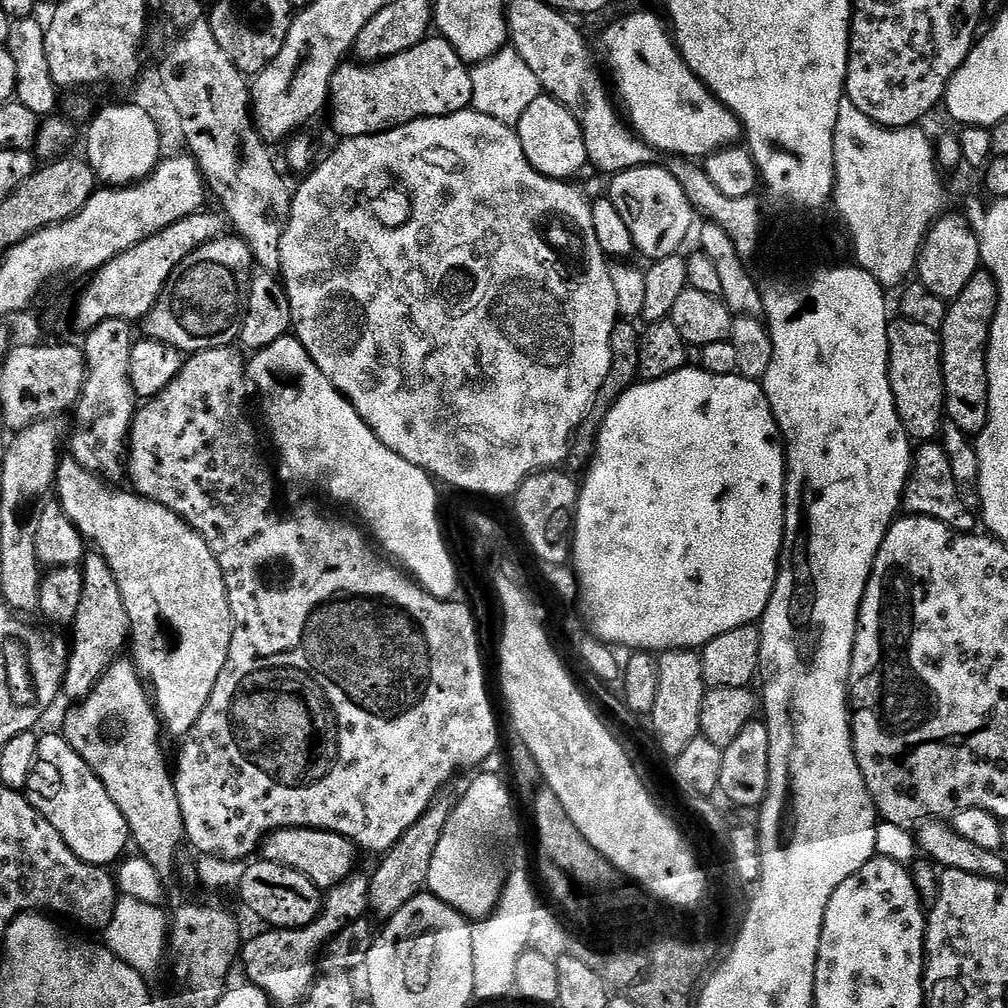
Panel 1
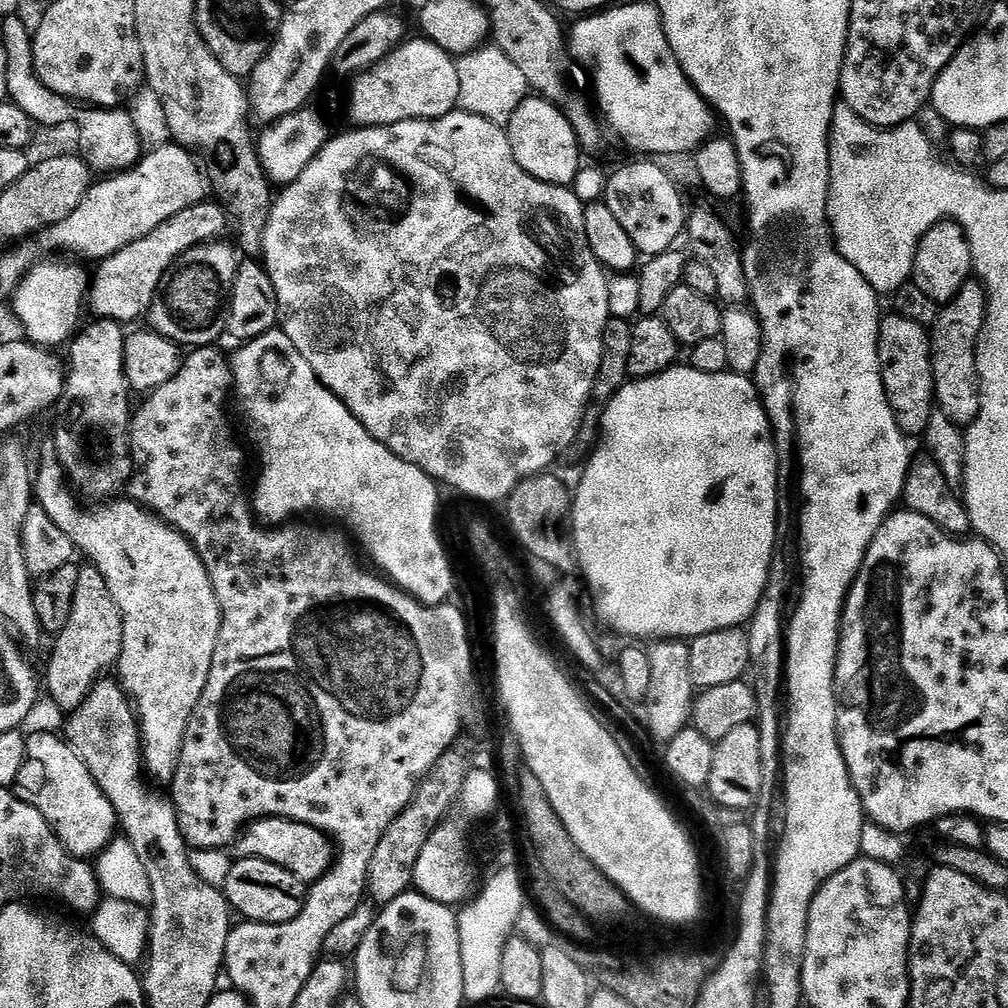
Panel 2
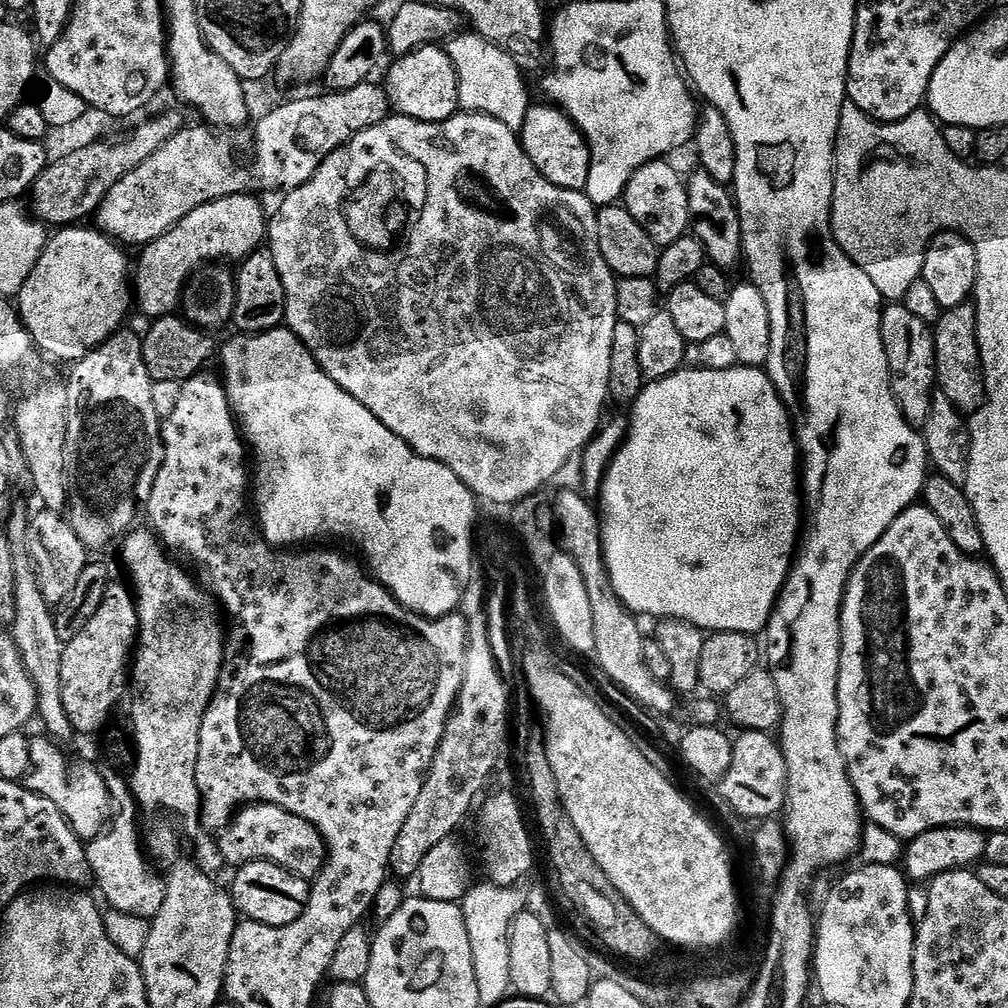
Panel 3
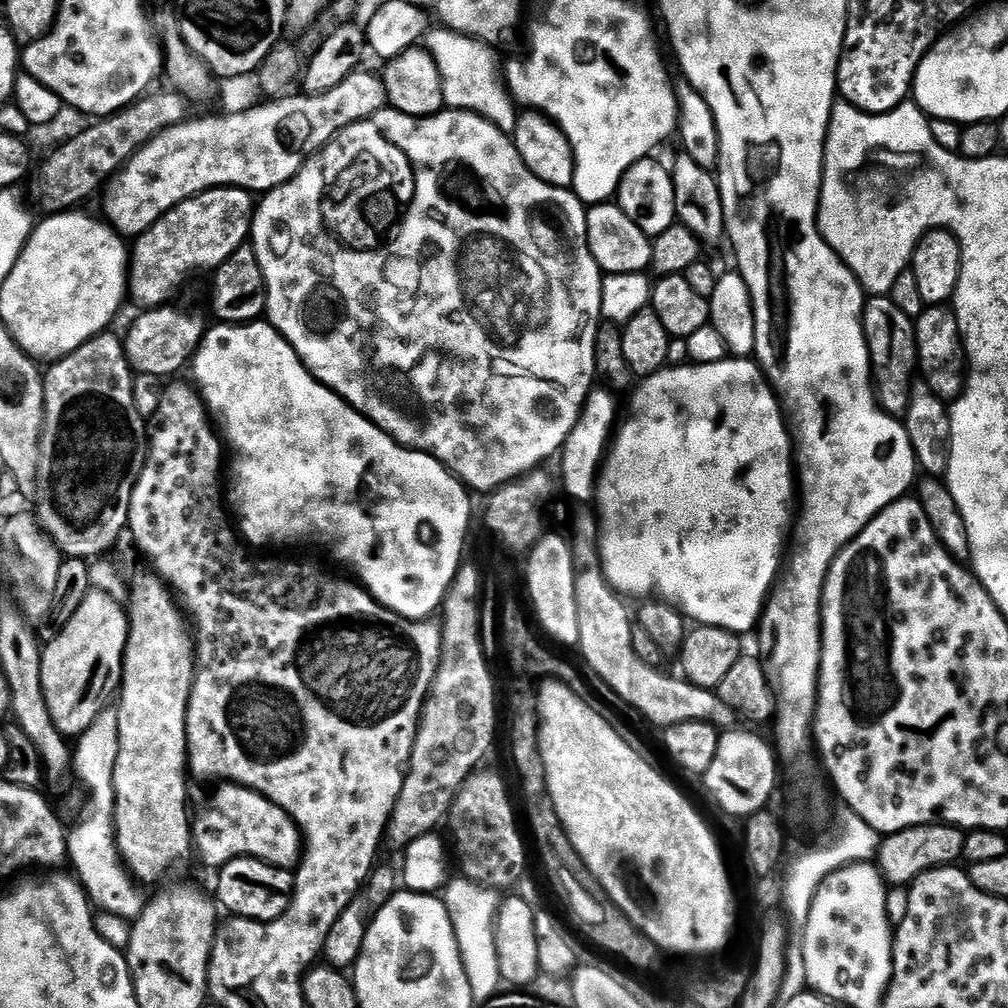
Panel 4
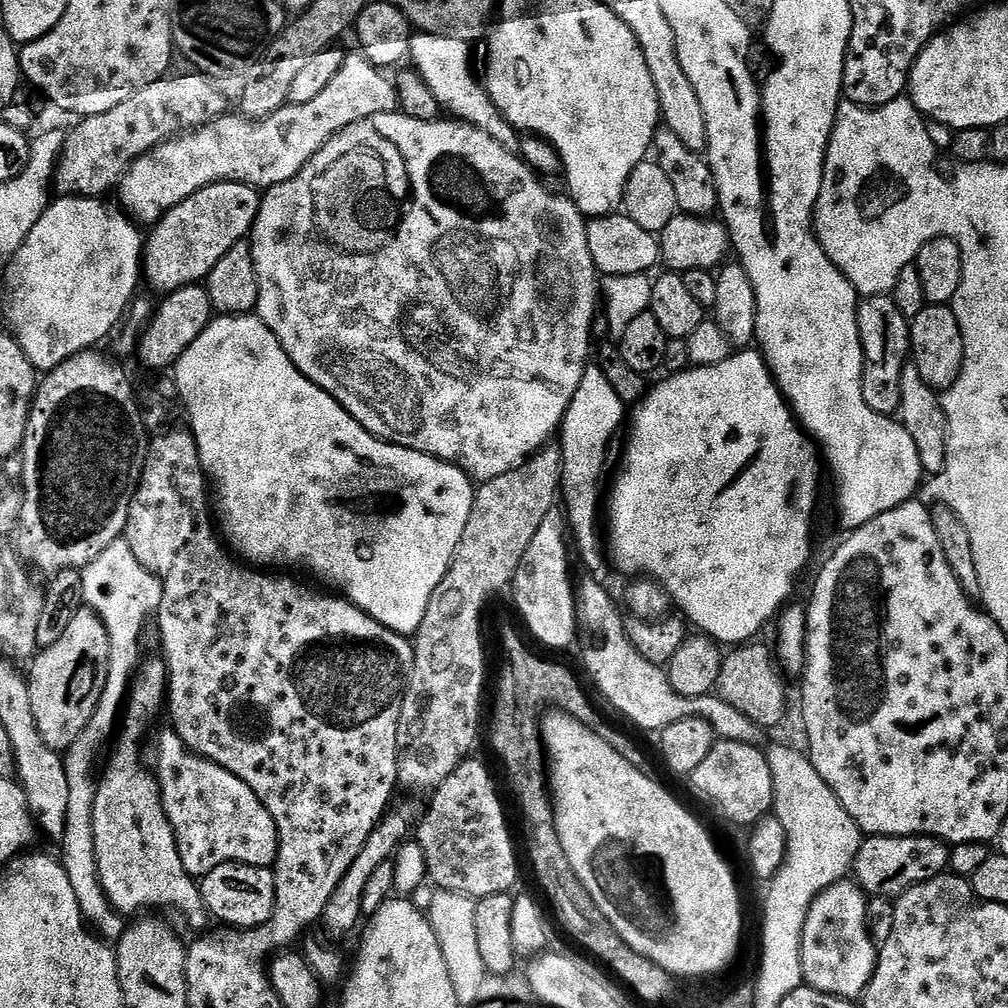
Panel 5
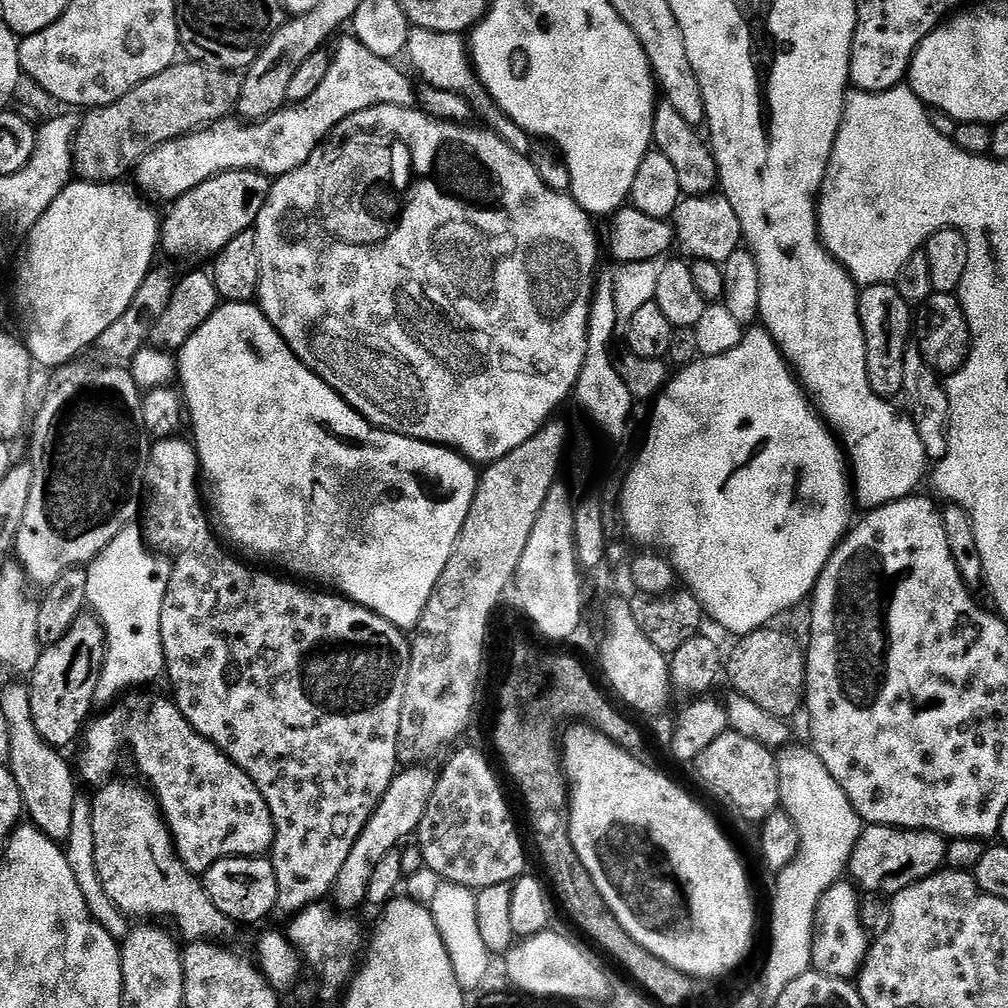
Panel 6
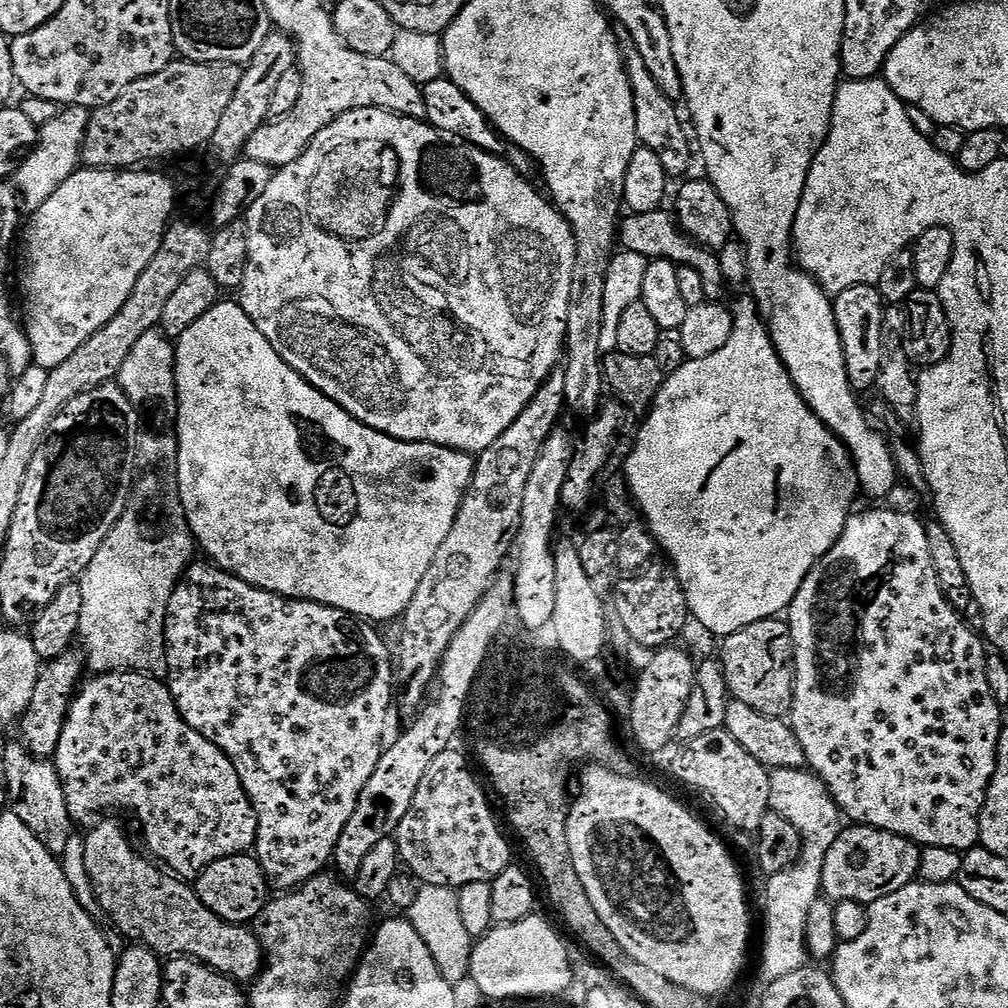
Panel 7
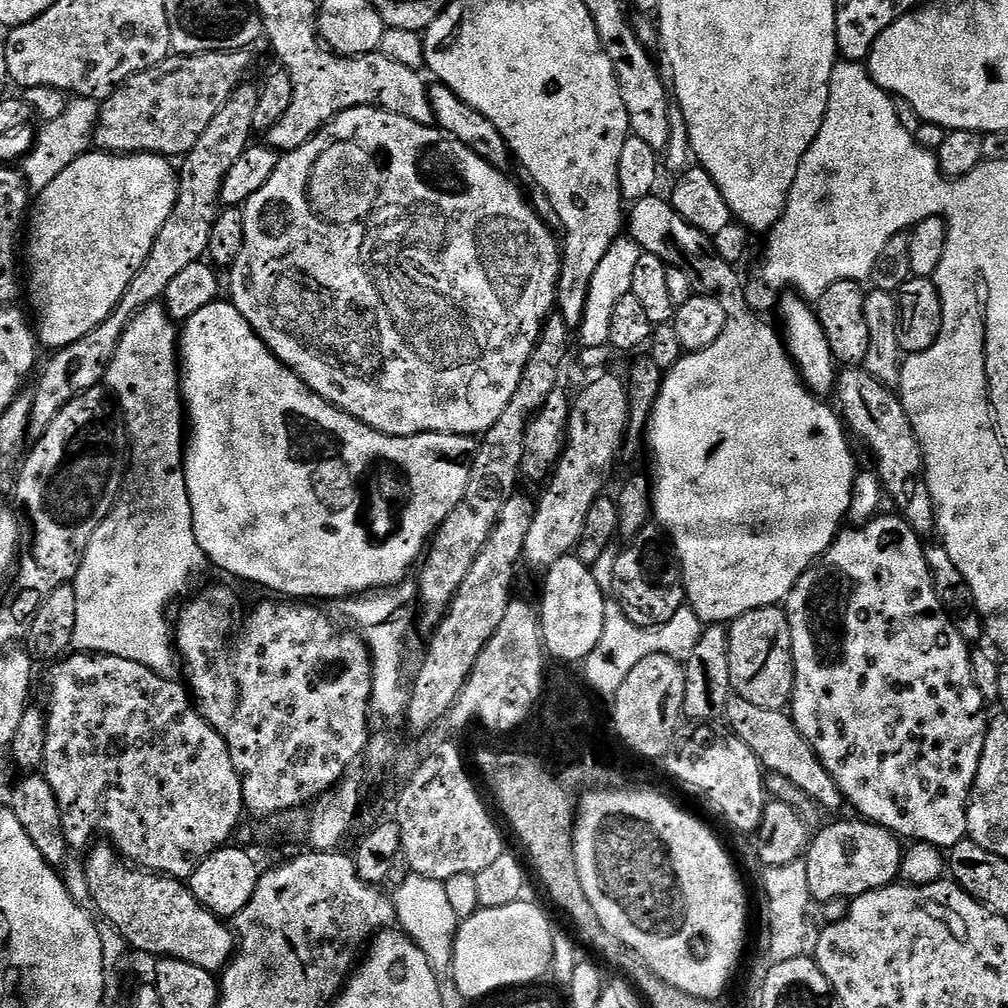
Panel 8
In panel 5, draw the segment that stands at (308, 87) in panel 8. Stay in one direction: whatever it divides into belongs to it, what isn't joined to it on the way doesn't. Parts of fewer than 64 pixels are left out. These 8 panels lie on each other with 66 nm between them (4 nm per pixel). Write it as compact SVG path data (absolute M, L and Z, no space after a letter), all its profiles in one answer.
M350 52L345 55L343 66L338 70L338 74L334 76L333 81L312 101L313 104L316 104L316 100L320 100L320 104L324 104L324 115L327 118L327 122L324 124L325 140L328 141L330 136L335 136L342 129L345 129L346 126L353 125L354 122L373 117L374 114L395 112L399 109L399 93L396 83L390 76L388 78L385 74L387 73L373 65L363 53L357 52L357 54L352 54Z

